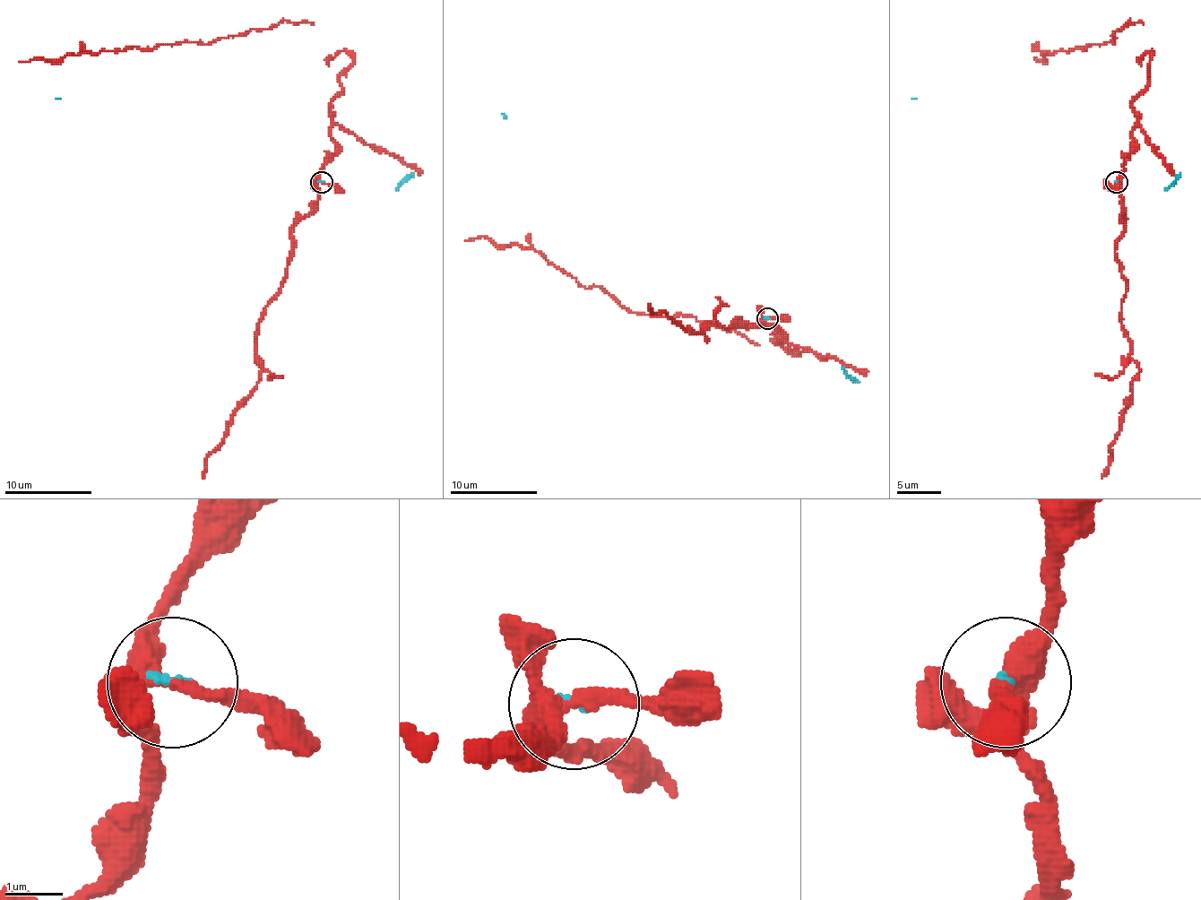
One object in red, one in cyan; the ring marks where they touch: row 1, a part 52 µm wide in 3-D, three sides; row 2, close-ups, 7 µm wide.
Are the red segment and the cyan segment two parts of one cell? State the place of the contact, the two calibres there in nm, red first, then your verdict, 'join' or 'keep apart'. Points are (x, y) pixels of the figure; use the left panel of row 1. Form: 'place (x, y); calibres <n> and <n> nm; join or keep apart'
place (321, 182); calibres 320 and 100 nm; keep apart

